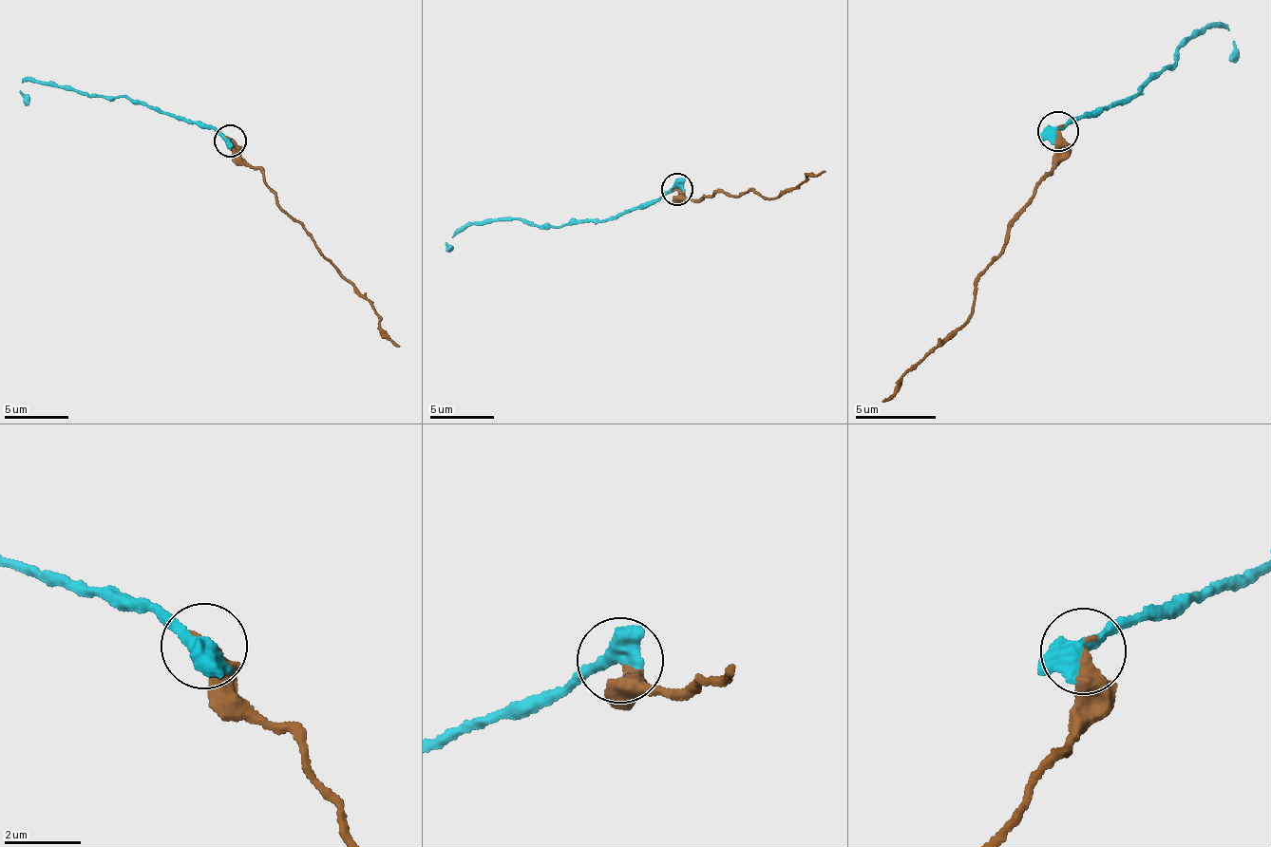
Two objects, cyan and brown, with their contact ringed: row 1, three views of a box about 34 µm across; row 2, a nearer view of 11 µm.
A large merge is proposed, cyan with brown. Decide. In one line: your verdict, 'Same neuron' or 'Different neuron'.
Different neuron

